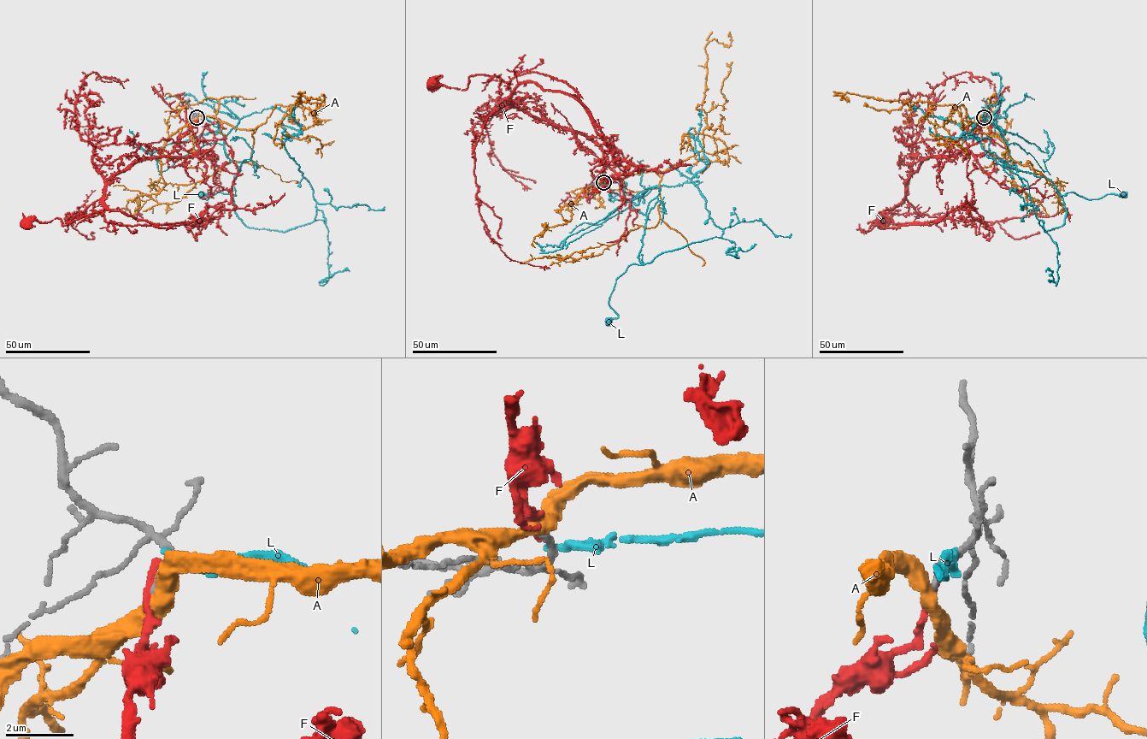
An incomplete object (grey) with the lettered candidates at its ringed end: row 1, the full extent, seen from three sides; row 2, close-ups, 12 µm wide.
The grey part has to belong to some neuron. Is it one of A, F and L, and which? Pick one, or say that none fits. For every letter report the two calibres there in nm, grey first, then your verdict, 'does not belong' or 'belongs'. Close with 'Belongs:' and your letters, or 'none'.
A: calibres 280 and 480 nm; does not belong
F: calibres 280 and 240 nm; does not belong
L: calibres 180 and 260 nm; does not belong
Belongs: none

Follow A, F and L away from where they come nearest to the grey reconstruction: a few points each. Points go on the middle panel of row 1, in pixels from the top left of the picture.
A: (604, 182), (655, 172), (661, 177), (658, 222), (630, 230), (600, 255), (574, 259), (544, 257), (520, 263)
F: (604, 182), (605, 159), (597, 145), (519, 109), (500, 79), (475, 74), (461, 90), (432, 82)
L: (604, 183), (624, 182), (625, 199), (646, 216), (642, 263), (616, 279), (608, 301), (618, 316), (608, 322)

